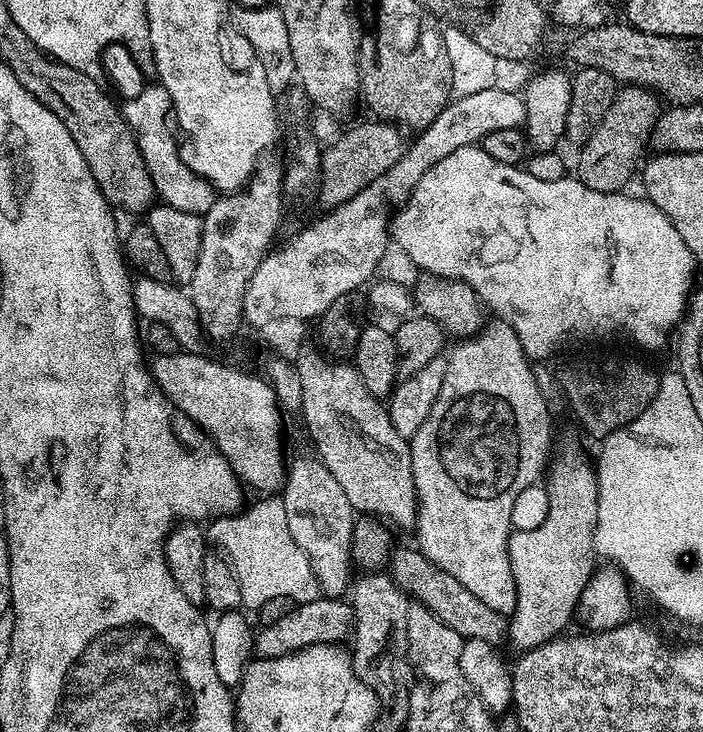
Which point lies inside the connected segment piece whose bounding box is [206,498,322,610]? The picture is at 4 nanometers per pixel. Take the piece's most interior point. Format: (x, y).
(257, 543)

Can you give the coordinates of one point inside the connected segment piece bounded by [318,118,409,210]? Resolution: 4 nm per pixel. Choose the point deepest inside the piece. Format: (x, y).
(357, 158)

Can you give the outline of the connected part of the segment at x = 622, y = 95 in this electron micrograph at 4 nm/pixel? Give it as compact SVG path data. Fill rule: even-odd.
M624 86L616 93L613 104L594 132L579 145L580 157L576 160L575 179L582 181L590 190L599 192L624 192L631 182L632 175L637 175L645 155L644 144L649 143L652 127L662 111L661 97L650 88ZM644 152L644 153L643 153ZM641 155L641 156L640 156Z

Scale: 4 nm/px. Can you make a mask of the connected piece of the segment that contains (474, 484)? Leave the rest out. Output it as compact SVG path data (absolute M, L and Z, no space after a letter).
M492 323L476 335L461 339L452 356L447 357L446 378L442 378L434 410L418 426L418 434L410 438L416 487L414 533L415 543L425 558L458 578L490 610L498 610L498 614L508 618L516 608L516 583L508 557L508 537L514 528L512 514L518 498L547 469L552 416L548 413L549 397L538 386L536 372L522 350L522 342L518 342L518 334L509 324Z

